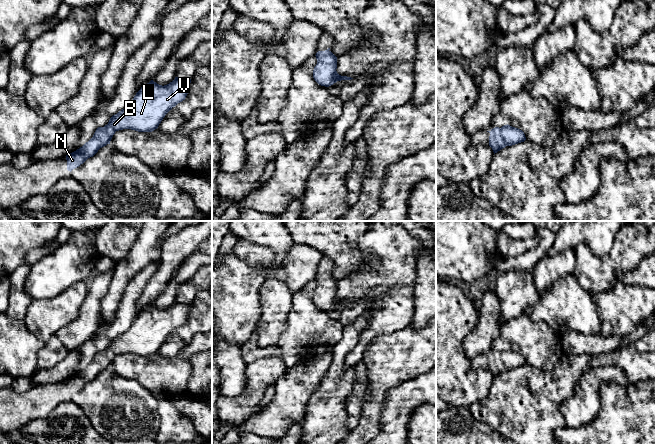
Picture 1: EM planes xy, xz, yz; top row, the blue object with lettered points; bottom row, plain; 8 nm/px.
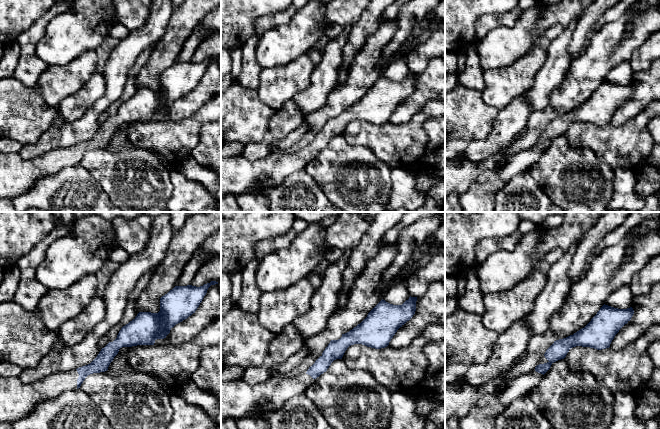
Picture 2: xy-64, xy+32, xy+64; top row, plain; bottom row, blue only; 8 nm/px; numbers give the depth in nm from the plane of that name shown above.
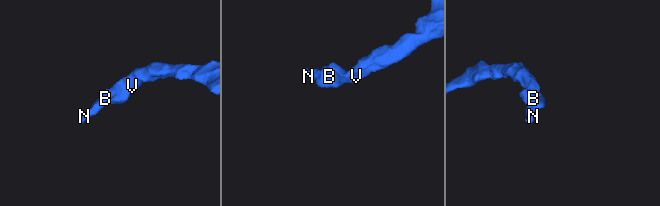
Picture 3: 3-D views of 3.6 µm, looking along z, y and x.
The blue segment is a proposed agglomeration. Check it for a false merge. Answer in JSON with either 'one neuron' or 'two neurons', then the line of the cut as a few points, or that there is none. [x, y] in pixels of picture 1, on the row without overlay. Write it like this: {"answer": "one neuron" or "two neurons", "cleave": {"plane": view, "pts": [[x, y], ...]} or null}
{"answer": "one neuron", "cleave": null}

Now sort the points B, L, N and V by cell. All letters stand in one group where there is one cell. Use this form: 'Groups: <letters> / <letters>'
Groups: B L N V

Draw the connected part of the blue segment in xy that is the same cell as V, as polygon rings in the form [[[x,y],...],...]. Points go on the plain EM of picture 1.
[[[175,301],[172,306],[164,310],[157,308],[153,304],[143,309],[136,317],[129,330],[113,339],[107,349],[98,351],[93,361],[82,371],[66,379],[67,394],[71,396],[73,393],[83,388],[88,382],[93,381],[100,372],[110,368],[116,355],[131,353],[138,356],[152,356],[157,353],[165,339],[178,327],[185,324],[190,312],[190,307],[191,303]]]

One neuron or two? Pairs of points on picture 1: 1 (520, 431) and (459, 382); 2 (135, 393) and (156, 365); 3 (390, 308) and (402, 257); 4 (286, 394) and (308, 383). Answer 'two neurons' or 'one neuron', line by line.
1: two neurons
2: two neurons
3: one neuron
4: one neuron

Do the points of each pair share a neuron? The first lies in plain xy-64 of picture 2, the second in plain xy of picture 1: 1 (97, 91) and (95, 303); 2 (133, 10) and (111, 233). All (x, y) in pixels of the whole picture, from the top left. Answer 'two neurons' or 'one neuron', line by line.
1: one neuron
2: one neuron

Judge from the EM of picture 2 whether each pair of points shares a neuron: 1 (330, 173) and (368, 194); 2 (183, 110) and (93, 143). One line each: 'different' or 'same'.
1: same
2: different

